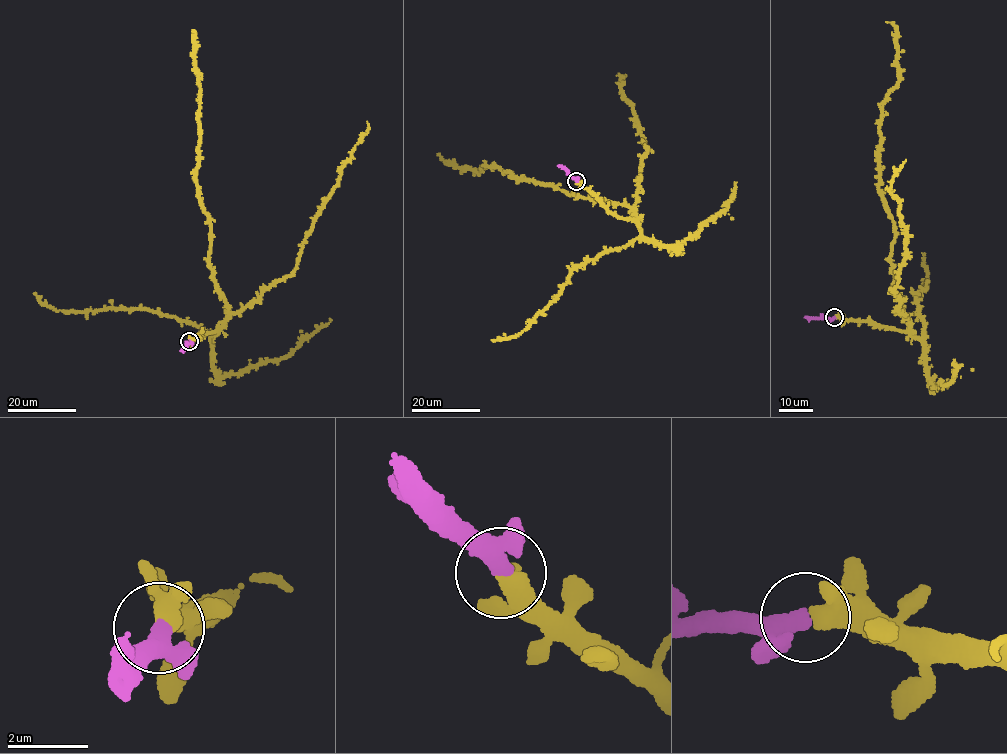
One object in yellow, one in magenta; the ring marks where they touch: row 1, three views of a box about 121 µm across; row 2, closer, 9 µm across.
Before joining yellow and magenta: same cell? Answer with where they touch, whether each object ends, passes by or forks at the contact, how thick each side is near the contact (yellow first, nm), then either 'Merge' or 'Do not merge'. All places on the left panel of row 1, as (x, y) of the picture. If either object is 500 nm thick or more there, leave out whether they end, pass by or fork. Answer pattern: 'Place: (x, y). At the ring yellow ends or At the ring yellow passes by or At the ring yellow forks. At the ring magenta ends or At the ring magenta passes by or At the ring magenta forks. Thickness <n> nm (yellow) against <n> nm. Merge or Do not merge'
Place: (189, 341). At the ring yellow passes by. At the ring magenta passes by. Thickness 320 nm (yellow) against 320 nm. Merge

